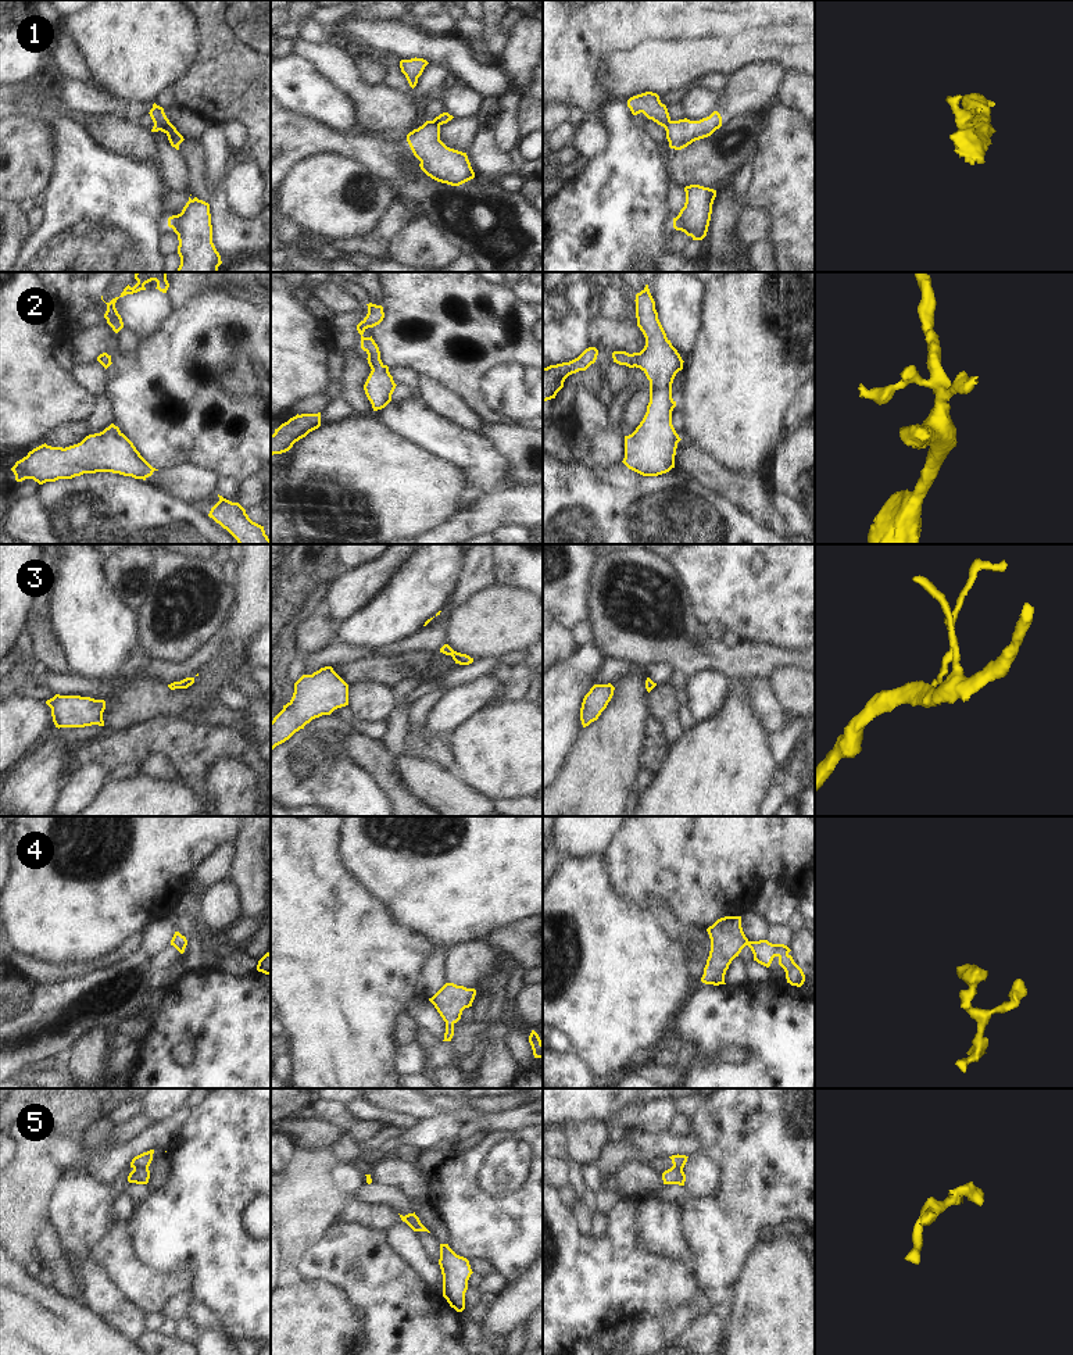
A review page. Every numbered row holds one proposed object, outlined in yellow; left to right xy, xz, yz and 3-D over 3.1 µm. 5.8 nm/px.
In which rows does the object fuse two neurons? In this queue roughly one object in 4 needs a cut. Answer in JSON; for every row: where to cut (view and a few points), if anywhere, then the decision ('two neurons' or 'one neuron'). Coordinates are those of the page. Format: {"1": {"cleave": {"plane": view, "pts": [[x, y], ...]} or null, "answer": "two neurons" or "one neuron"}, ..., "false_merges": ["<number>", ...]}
{"1": {"cleave": {"plane": "xz", "pts": [[431, 121], [439, 127]]}, "answer": "two neurons"}, "2": {"cleave": null, "answer": "one neuron"}, "3": {"cleave": null, "answer": "one neuron"}, "4": {"cleave": null, "answer": "one neuron"}, "5": {"cleave": {"plane": "xy", "pts": [[147, 1166], [133, 1169]]}, "answer": "two neurons"}, "false_merges": ["1", "5"]}

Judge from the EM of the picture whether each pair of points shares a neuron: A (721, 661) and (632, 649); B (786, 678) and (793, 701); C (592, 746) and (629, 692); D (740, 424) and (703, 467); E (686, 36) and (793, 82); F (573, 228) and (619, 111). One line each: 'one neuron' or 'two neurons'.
A: one neuron
B: one neuron
C: one neuron
D: two neurons
E: two neurons
F: one neuron

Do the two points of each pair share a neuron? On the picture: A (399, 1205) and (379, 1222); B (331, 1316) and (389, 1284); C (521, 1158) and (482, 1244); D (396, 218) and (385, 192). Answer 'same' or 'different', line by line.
A: different
B: different
C: different
D: different

